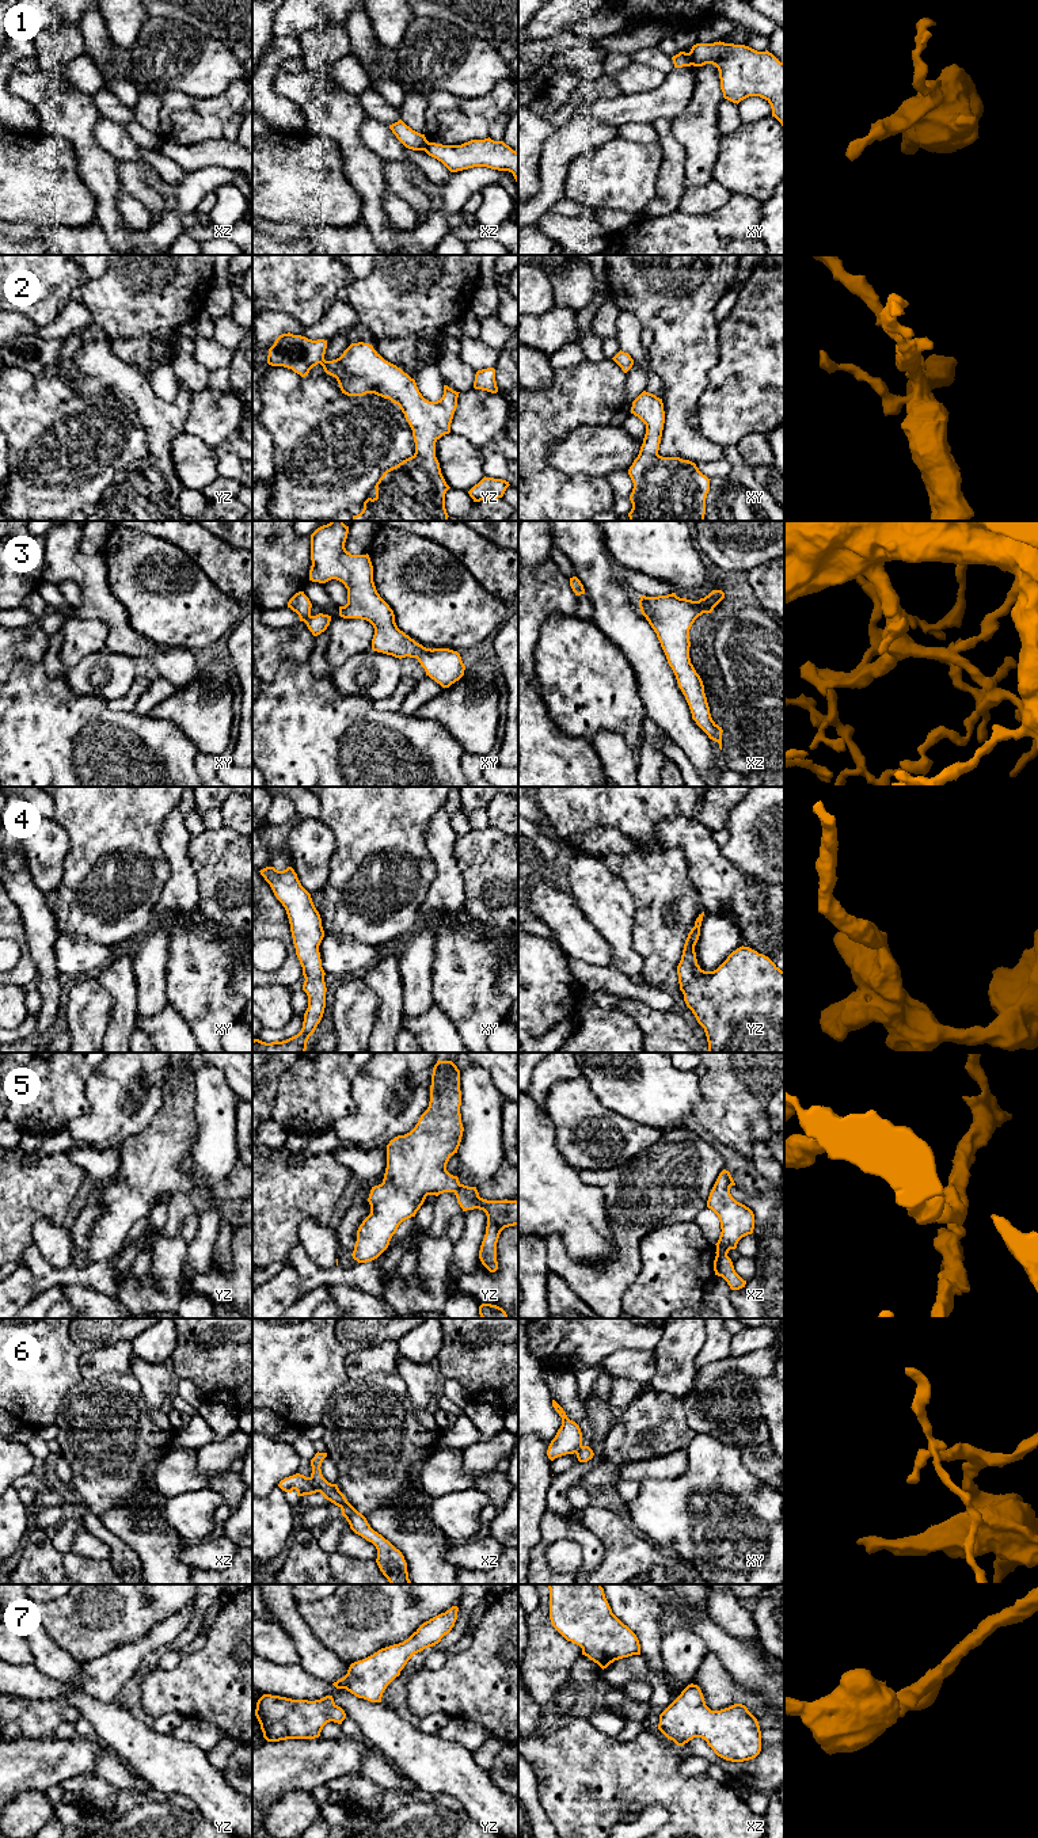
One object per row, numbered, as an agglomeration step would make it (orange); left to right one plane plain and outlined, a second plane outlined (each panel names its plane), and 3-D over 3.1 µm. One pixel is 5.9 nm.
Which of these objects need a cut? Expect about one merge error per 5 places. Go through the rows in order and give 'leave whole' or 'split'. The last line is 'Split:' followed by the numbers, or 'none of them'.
1: split
2: leave whole
3: leave whole
4: leave whole
5: split
6: split
7: leave whole
Split: 1, 5, 6

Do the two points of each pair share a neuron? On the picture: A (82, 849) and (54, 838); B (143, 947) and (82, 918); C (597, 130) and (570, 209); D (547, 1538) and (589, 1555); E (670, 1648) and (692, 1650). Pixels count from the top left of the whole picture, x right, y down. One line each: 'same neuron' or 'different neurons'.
A: different neurons
B: different neurons
C: different neurons
D: same neuron
E: same neuron

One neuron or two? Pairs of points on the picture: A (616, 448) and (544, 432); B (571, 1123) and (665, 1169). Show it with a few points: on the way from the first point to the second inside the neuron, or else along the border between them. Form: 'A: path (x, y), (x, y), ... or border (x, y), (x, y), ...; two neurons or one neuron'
A: border (596, 425), (581, 425), (556, 441), (548, 463); two neurons
B: border (661, 1136), (630, 1159), (607, 1169); two neurons

